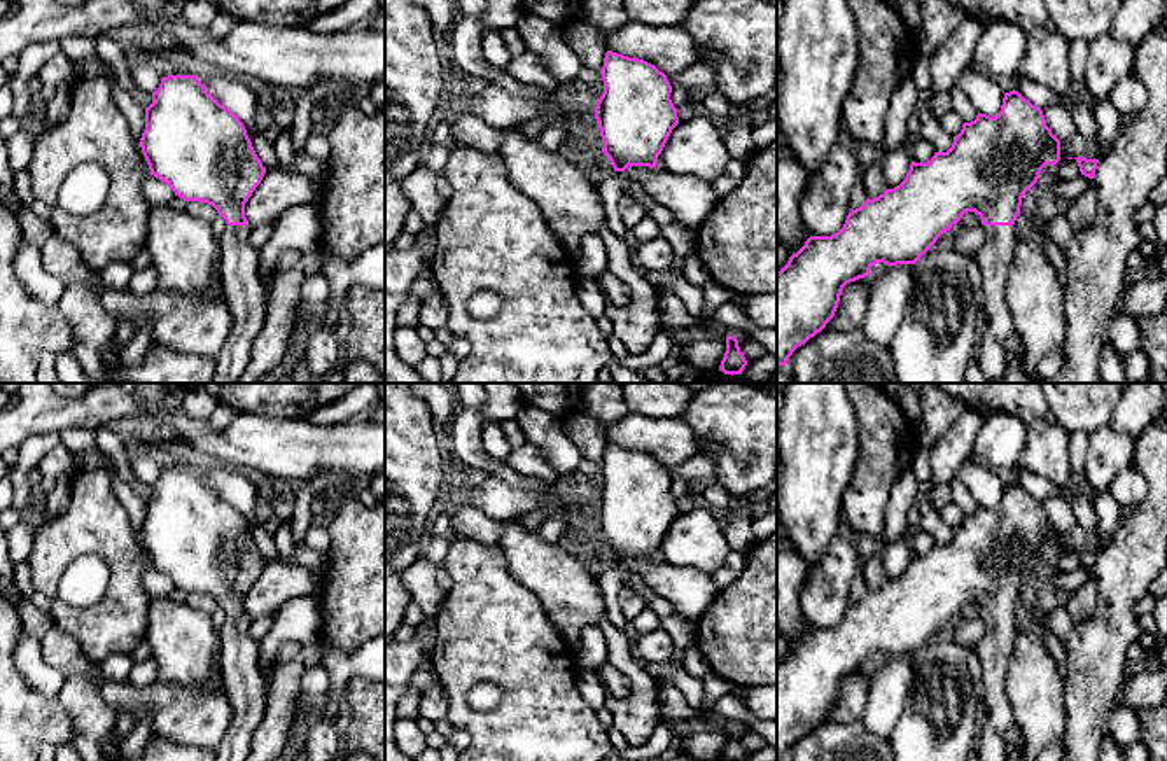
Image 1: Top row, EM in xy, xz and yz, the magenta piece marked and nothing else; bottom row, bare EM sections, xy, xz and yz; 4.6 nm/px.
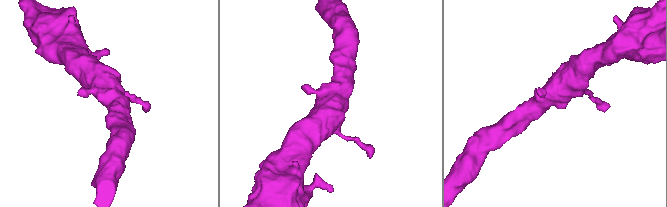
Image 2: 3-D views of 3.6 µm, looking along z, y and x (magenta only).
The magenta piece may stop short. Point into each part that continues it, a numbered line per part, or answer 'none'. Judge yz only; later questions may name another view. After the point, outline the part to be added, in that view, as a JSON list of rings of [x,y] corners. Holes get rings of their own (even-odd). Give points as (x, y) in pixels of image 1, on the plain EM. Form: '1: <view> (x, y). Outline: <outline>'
1: yz (992, 653). Outline: [[[983,618],[987,635],[975,653],[978,681],[983,688],[982,724],[978,731],[980,761],[1008,759],[1008,730],[1015,724],[1015,714],[1006,693],[1004,679],[1013,649],[1017,618]]]

